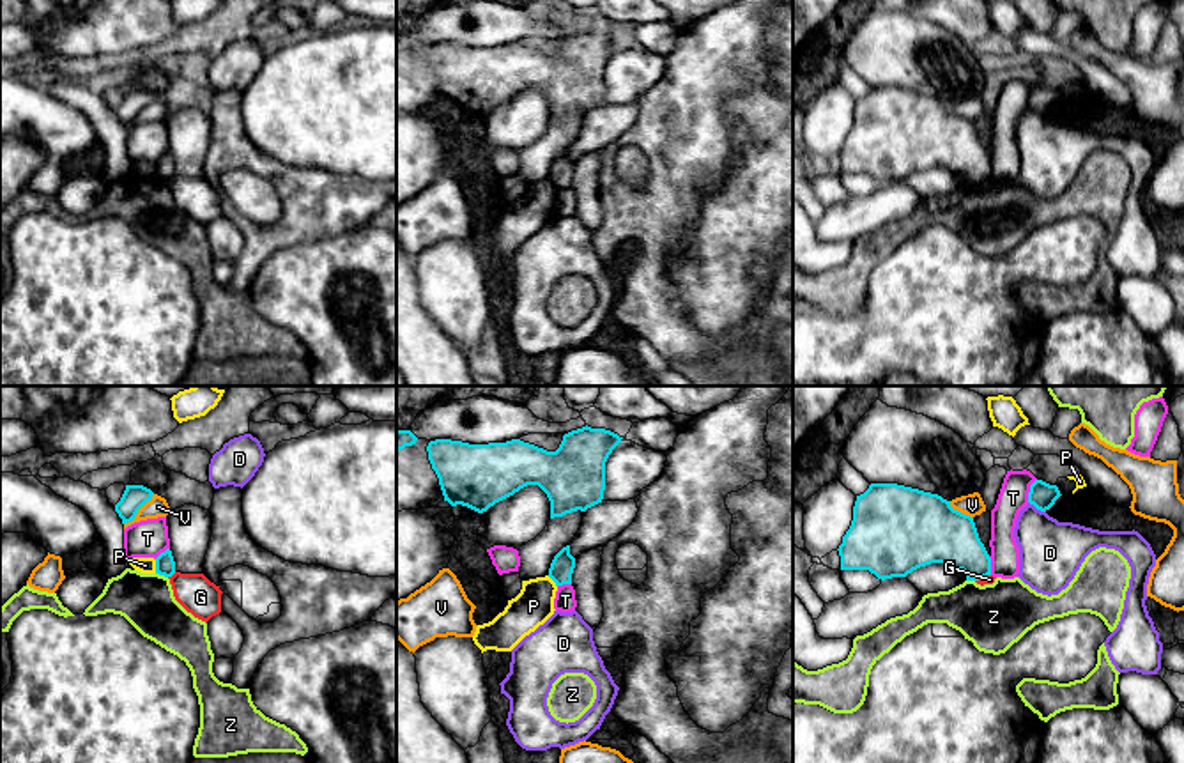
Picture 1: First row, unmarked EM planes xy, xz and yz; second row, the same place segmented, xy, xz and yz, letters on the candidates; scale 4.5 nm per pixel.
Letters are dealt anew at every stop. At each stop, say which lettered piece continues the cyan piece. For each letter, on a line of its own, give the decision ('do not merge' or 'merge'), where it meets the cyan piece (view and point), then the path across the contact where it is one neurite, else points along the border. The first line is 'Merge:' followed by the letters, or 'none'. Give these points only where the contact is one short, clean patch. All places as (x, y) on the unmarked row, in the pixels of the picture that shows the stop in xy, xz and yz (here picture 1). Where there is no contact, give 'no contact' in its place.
Merge: none
D: do not merge | yz (1037, 112) | along yz (1029, 105), (1045, 115)
G: do not merge | xy (172, 177) | along xy (176, 176), (169, 181)
P: do not merge | xy (156, 170)
T: do not merge | yz (1030, 94)
V: do not merge | xy (138, 112)
Z: do not merge | xy (161, 177)

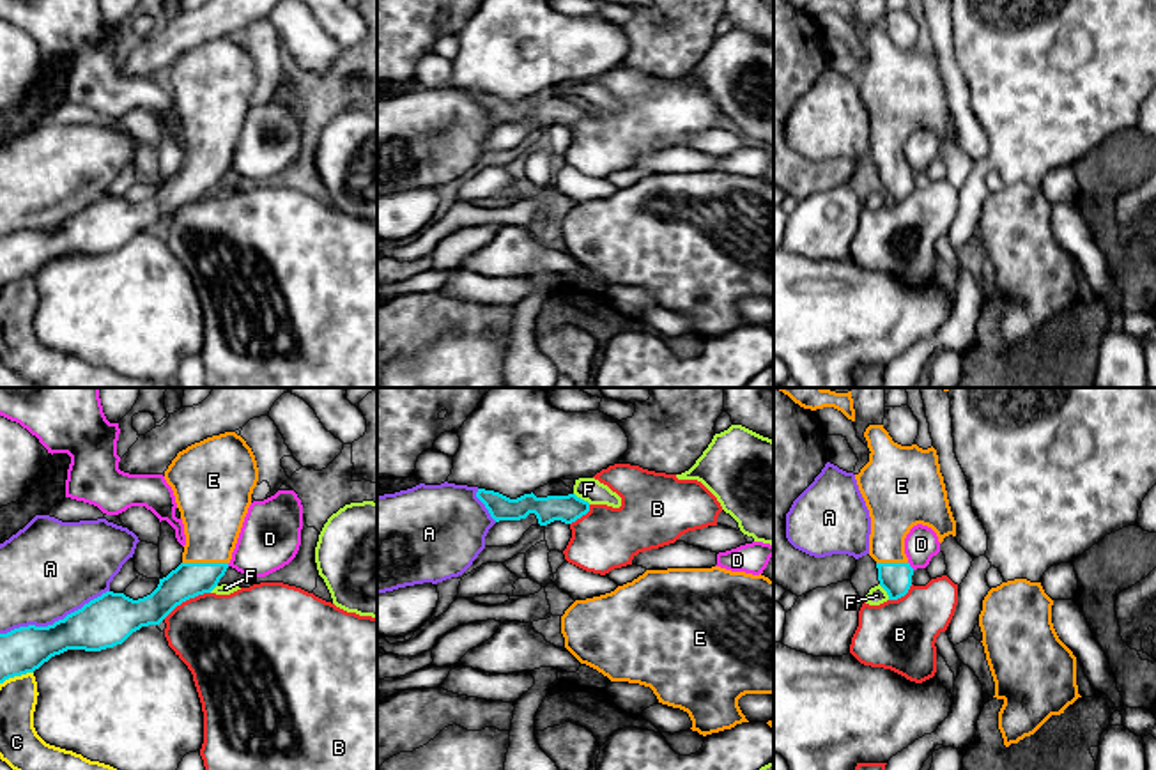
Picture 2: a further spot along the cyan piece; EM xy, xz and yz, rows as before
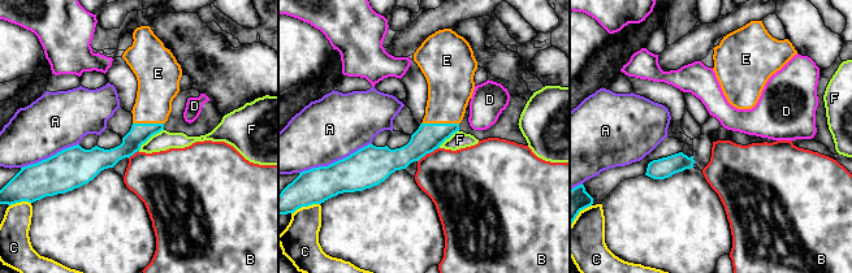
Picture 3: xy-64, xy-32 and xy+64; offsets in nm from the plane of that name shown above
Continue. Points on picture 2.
Merge: E
A: do not merge | xy (55, 225)
B: do not merge | xy (186, 202) | along xy (209, 195), (183, 204), (163, 222)
C: do not merge | xy (16, 278)
D: do not merge | yz (909, 169)
E: merge | xy (206, 167)
F: do not merge | xz (583, 103) | along xz (574, 96), (590, 107)

